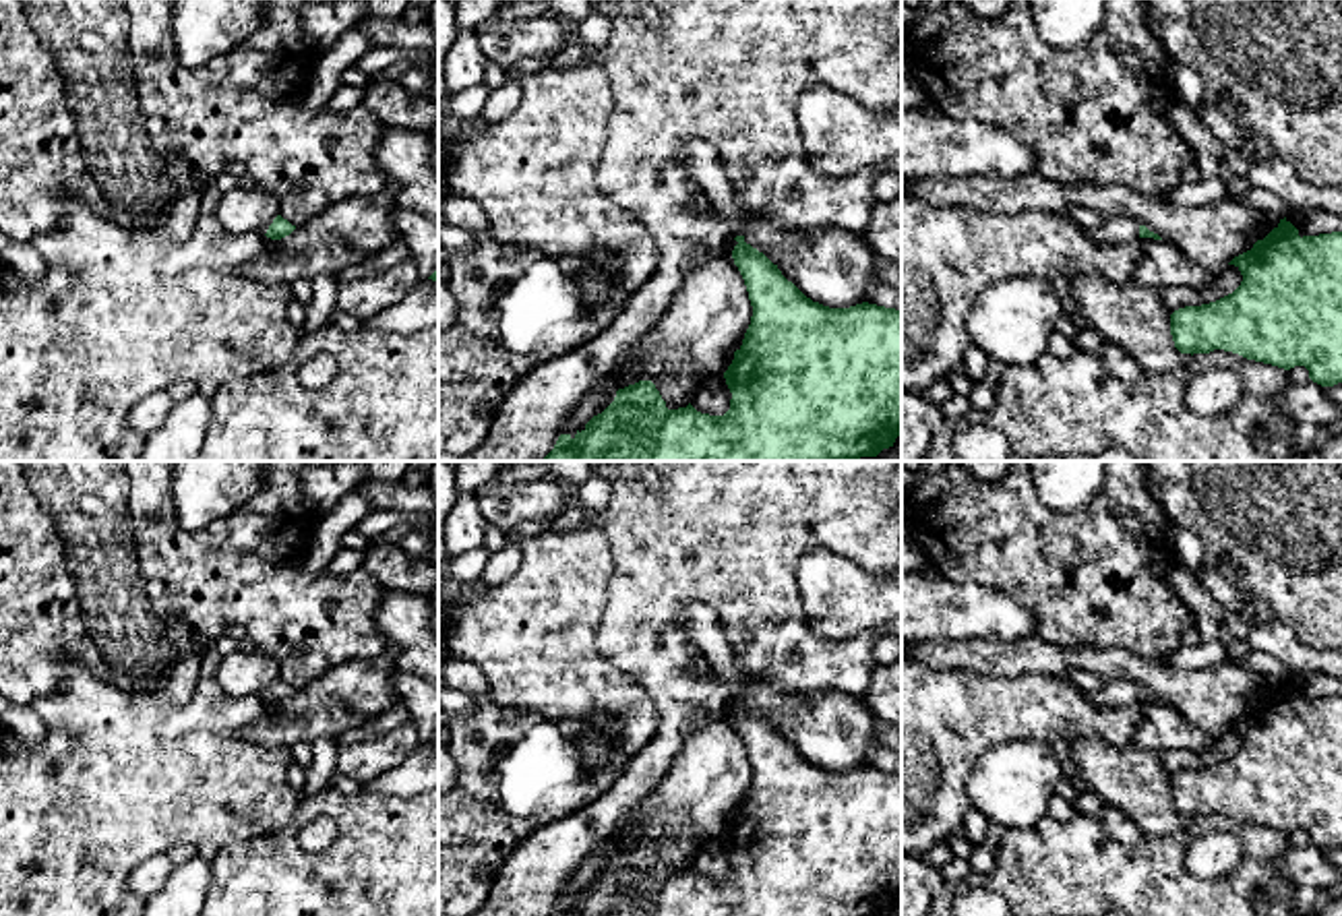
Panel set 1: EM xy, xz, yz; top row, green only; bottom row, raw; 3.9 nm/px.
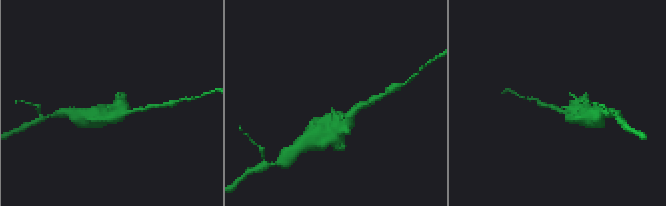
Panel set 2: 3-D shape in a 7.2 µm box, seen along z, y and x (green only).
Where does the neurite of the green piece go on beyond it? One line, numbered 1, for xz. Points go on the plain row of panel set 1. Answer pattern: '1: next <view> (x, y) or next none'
1: next none

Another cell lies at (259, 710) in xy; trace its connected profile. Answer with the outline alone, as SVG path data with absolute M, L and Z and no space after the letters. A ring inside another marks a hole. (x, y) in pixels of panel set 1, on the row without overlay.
M201 678L190 701L176 713L165 715L163 732L178 734L221 734L240 740L240 734L271 720L271 701L258 695L227 697L215 678Z

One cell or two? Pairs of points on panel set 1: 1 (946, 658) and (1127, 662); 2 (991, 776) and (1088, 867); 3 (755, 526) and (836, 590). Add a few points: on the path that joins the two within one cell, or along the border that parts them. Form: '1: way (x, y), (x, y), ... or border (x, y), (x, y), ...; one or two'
1: way (991, 658), (1082, 658); one
2: border (1047, 813), (1032, 826), (1005, 830); two
3: border (842, 555), (811, 548), (799, 561), (803, 608); two

